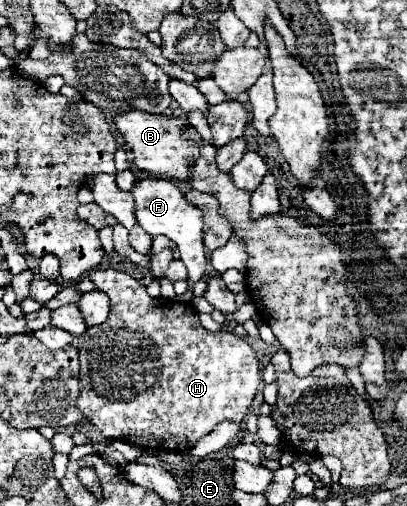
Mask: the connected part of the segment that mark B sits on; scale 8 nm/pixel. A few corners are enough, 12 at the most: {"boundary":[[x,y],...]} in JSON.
{"boundary":[[114,113],[138,169],[190,181],[200,133],[184,117]]}

